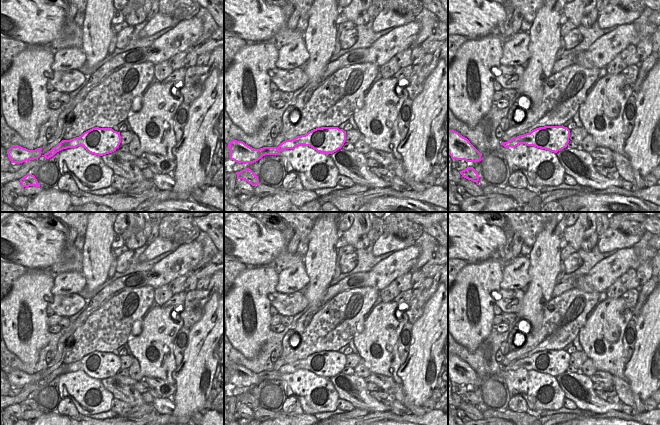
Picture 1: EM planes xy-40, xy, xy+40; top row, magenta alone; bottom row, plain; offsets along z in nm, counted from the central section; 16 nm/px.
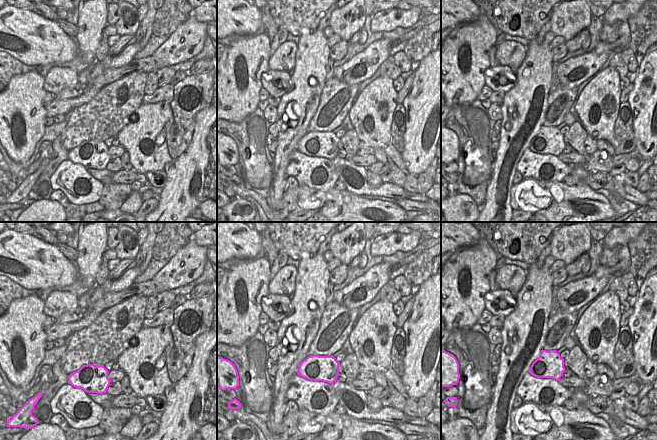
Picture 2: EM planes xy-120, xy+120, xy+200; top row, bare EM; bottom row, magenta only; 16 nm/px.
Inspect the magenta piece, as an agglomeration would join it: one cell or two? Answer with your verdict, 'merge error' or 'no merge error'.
no merge error

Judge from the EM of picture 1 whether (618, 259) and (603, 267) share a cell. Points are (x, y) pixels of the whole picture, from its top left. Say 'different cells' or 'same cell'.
same cell

